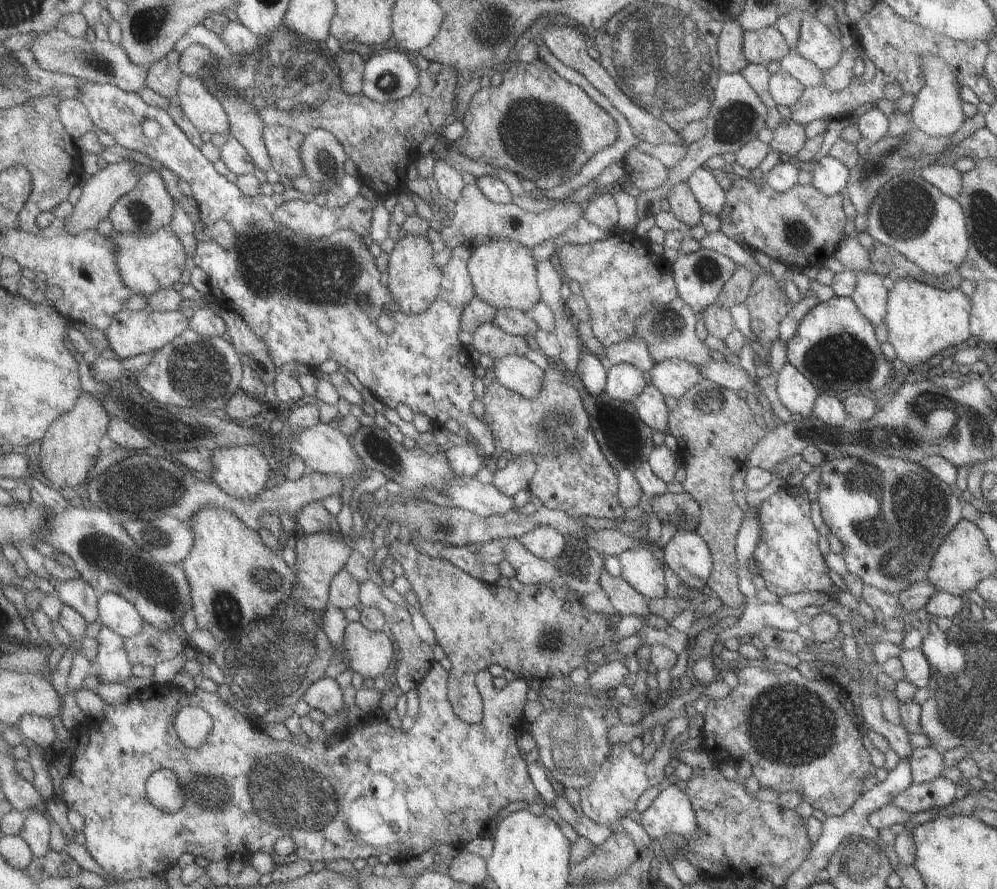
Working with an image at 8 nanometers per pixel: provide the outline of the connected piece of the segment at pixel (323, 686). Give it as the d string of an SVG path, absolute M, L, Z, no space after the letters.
M325 677L314 683L306 693L305 701L312 708L320 709L327 715L338 714L344 710L344 690L338 680Z

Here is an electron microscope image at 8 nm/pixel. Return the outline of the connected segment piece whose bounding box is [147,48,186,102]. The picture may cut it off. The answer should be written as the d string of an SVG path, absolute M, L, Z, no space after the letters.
M176 48L149 70L147 86L173 102L178 99L181 82L186 76L181 67L182 55Z

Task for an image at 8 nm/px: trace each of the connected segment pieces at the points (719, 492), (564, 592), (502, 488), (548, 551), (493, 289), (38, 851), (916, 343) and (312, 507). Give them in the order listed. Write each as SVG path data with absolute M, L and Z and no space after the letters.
M708 379L698 381L677 398L676 408L669 412L668 426L667 433L678 441L678 456L686 470L684 490L694 497L701 510L696 531L710 547L713 558L707 585L723 604L744 610L747 600L738 588L735 551L735 538L743 521L744 510L734 501L730 481L736 470L744 468L748 453L769 430L754 421L754 412L745 398Z
M394 541L394 554L396 554L396 560L398 560L405 568L405 575L410 579L410 582L413 584L413 588L419 597L421 608L425 618L429 621L429 624L432 626L435 631L436 643L439 644L443 650L446 652L448 658L450 658L453 663L453 667L451 668L451 679L449 680L449 697L453 702L454 708L458 713L458 716L461 716L466 722L469 723L477 723L482 720L483 717L483 700L477 697L476 693L476 675L480 674L481 671L484 671L488 668L498 668L498 664L502 665L502 667L508 670L512 670L515 676L518 679L524 680L533 680L538 679L539 681L544 680L548 677L563 677L566 678L574 670L578 667L584 667L589 664L589 660L587 659L587 654L591 650L597 649L602 646L611 645L610 640L612 639L611 632L614 628L615 618L613 616L607 616L603 613L588 613L583 608L583 593L580 592L579 589L571 589L566 584L557 582L554 583L525 583L524 587L520 592L516 592L516 590L512 589L512 587L507 588L503 586L499 586L497 584L490 584L487 582L482 582L473 576L470 576L469 572L458 568L455 564L452 564L449 560L436 558L430 556L429 554L420 552L416 546L412 543L408 546L408 550L406 550L406 546L402 546L404 550L400 552L400 546L398 546L398 541Z
M522 453L503 469L497 470L491 484L503 495L513 497L517 492L528 490L531 476L536 471L537 456L534 453Z
M540 525L523 534L520 541L531 553L534 553L534 556L551 561L564 552L565 537L549 526Z
M491 238L486 242L473 242L472 250L469 271L476 289L476 298L481 298L486 304L497 309L518 309L525 313L541 300L536 261L527 246L508 239Z
M31 810L21 834L36 857L45 857L51 850L52 821L38 810Z
M912 279L895 281L894 288L888 291L887 309L883 320L889 328L888 341L892 343L897 358L920 374L926 368L926 361L930 360L932 356L936 356L938 352L942 352L950 346L959 348L962 345L970 344L972 342L969 329L971 306L971 298L963 294L959 288L945 291Z
M322 501L307 504L297 512L295 520L302 533L341 533L338 514L334 515L332 510L326 508Z

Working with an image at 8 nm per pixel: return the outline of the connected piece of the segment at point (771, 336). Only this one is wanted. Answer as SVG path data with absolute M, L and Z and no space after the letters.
M772 272L762 273L754 279L743 303L750 313L752 334L759 340L764 338L768 344L777 339L783 318L794 306Z

